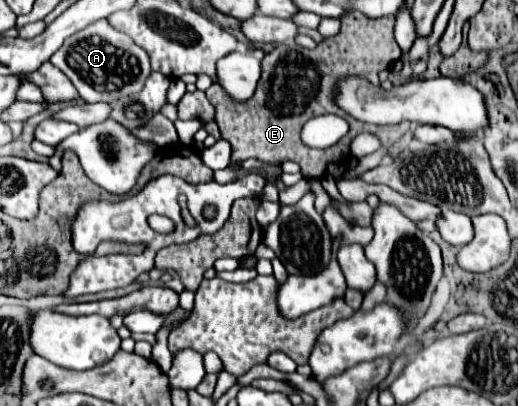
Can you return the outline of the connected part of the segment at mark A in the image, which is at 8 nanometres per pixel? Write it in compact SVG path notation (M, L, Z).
M97 20L83 30L69 36L63 46L51 56L51 64L57 66L79 90L85 102L117 102L123 96L143 90L147 76L151 74L149 56L127 34L113 30L107 20Z

